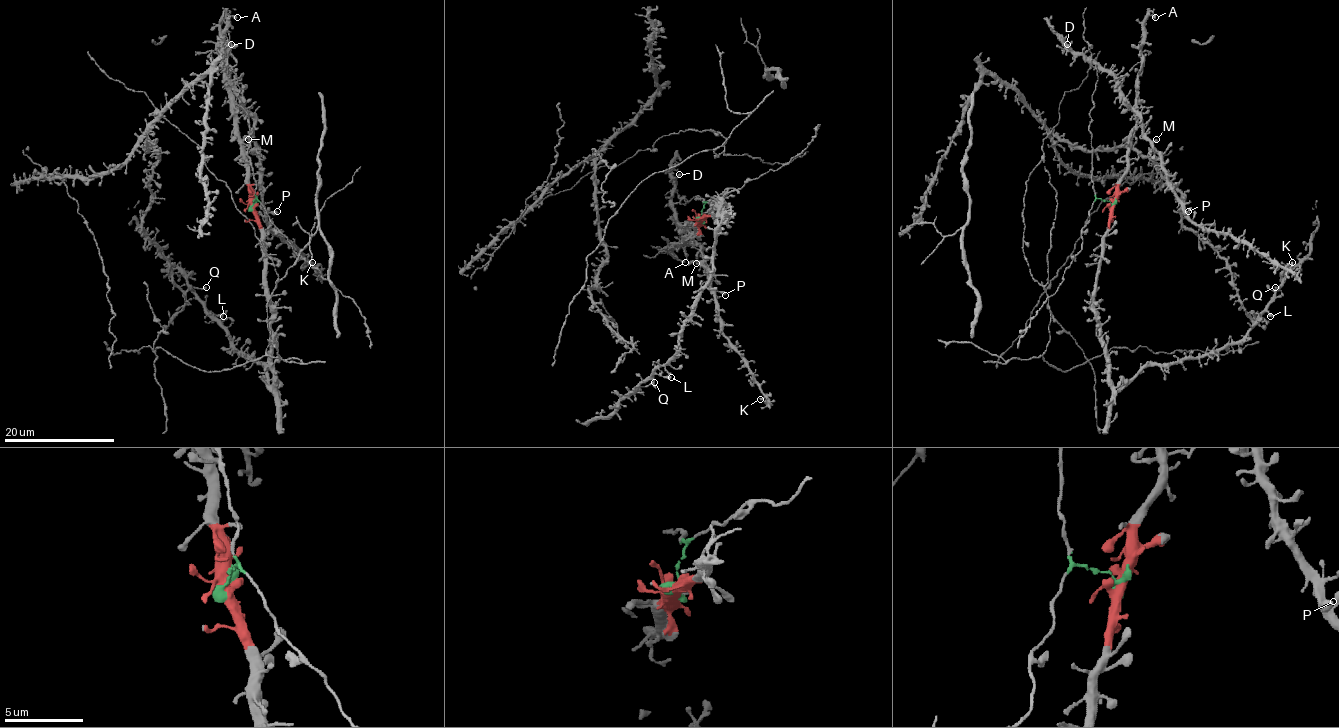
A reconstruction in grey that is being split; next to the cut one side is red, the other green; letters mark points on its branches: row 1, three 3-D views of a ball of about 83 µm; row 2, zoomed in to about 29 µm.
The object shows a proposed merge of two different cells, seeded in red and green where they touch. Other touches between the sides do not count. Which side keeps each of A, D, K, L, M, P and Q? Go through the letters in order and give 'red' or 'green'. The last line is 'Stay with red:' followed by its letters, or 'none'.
A: red
D: green
K: green
L: red
M: green
P: green
Q: red
Stay with red: A, L, Q

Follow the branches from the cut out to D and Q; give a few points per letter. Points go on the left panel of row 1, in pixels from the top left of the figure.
D: (251, 207), (256, 197), (247, 154), (251, 131), (247, 113), (235, 100), (237, 75), (226, 66), (231, 44)
Q: (251, 207), (262, 237), (263, 274), (270, 303), (273, 389), (264, 366), (231, 343), (191, 288), (206, 287)

